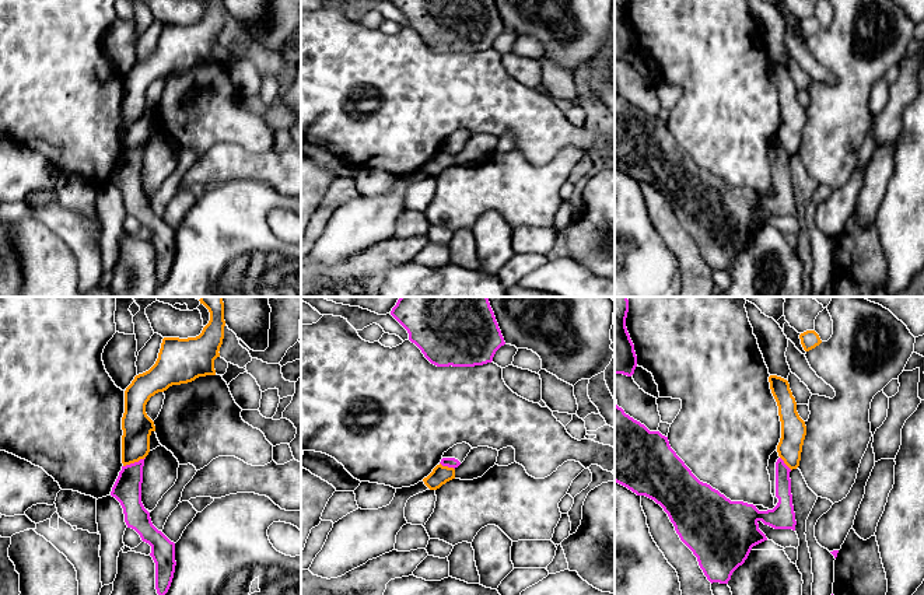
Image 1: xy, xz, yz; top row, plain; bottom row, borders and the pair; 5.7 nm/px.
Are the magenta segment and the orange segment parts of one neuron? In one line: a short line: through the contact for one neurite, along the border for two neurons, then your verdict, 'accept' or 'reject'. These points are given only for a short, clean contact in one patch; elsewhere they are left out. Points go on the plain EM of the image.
xy (144, 143), (123, 153) | reject

